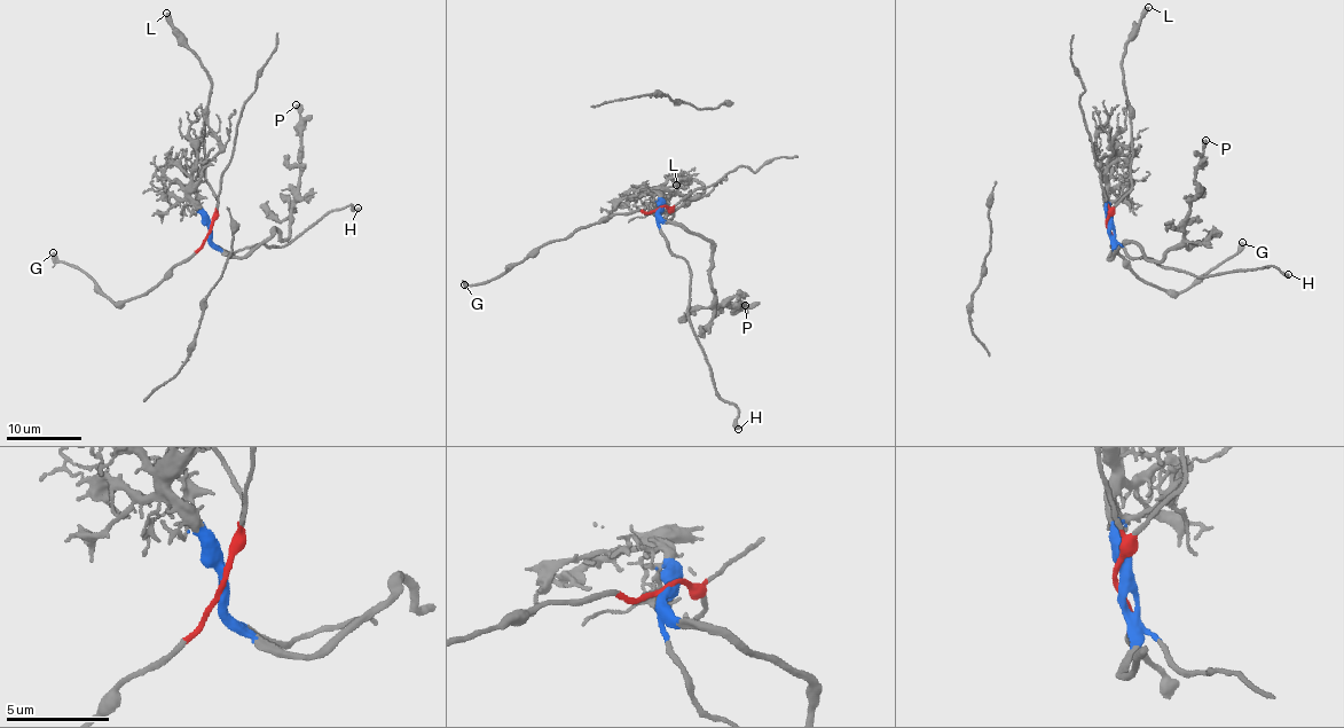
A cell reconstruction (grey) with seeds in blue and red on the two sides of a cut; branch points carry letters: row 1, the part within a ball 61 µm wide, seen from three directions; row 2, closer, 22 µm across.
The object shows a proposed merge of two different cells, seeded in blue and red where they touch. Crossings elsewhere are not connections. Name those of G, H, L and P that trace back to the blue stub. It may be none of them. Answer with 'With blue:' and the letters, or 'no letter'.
With blue: H, P

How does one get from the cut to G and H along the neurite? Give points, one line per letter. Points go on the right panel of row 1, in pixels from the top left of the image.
G: (1108, 227), (1125, 266), (1168, 291), (1186, 290), (1239, 252), (1243, 243)
H: (1108, 227), (1129, 256), (1196, 276), (1272, 265), (1288, 274)

